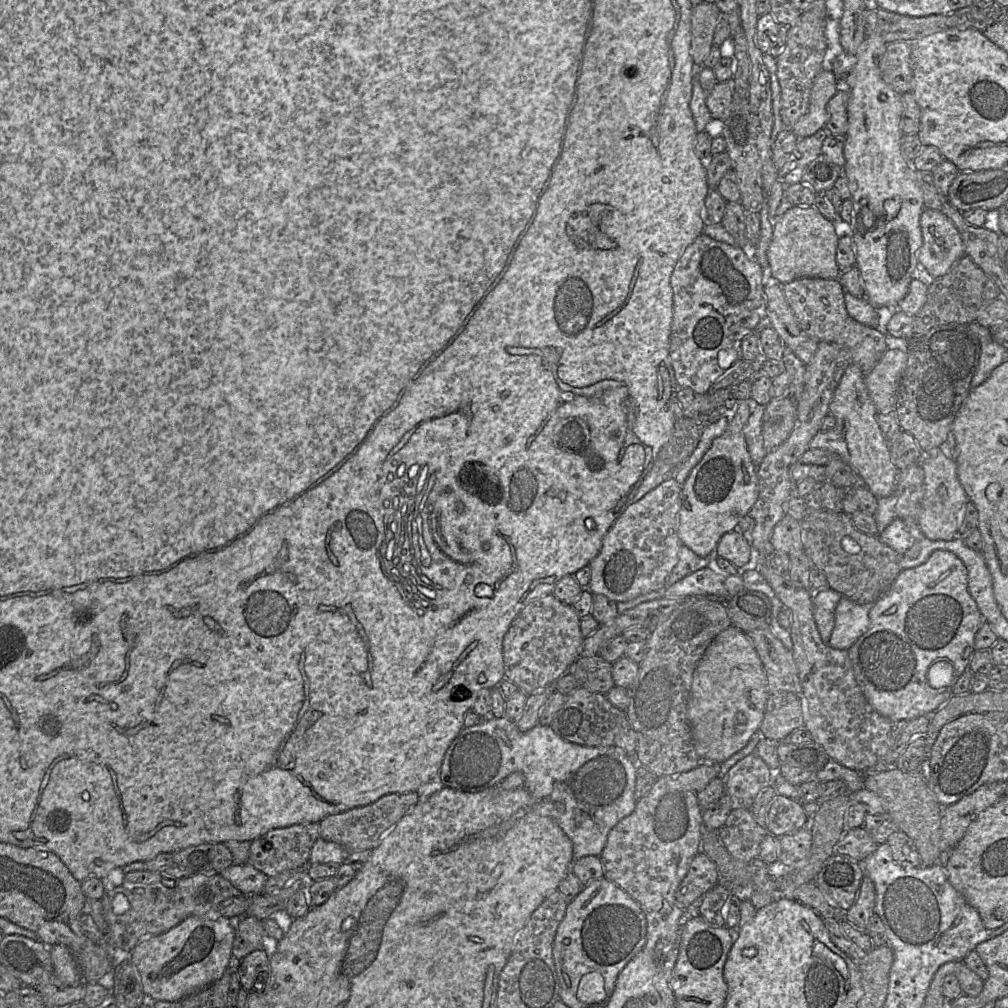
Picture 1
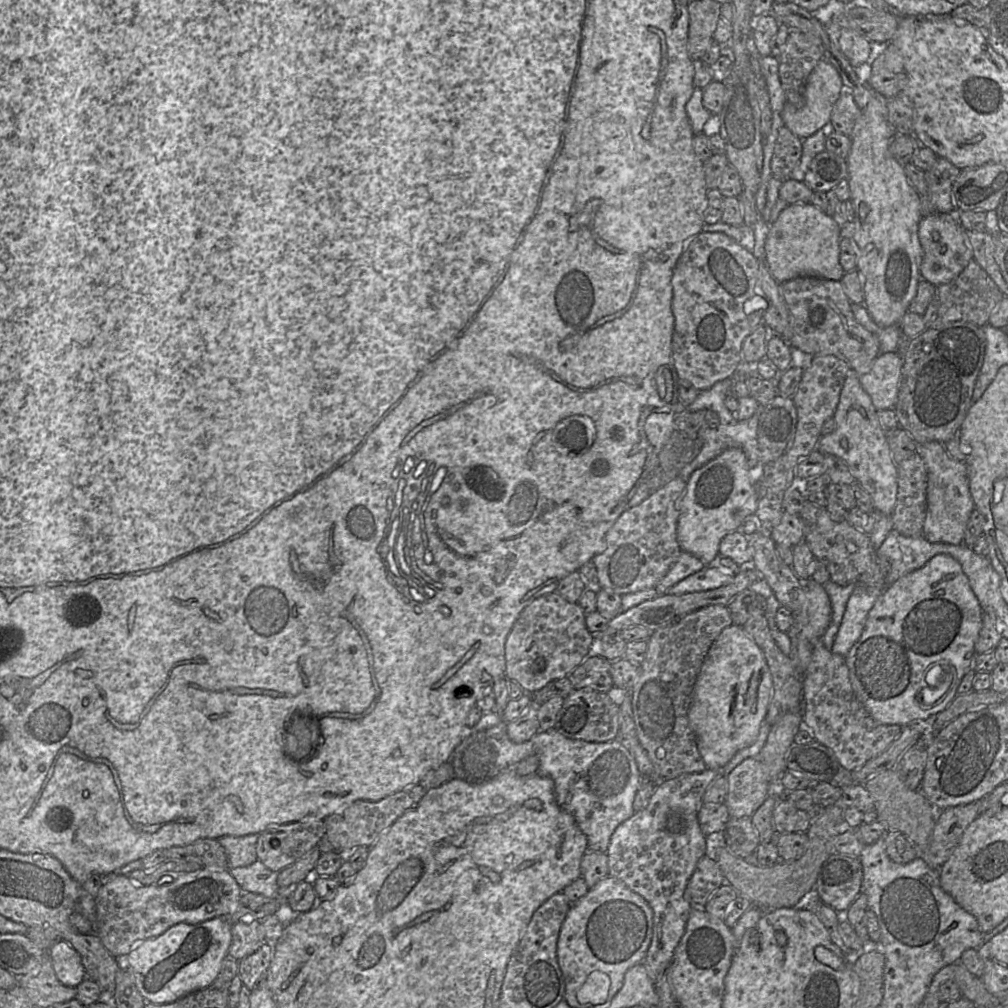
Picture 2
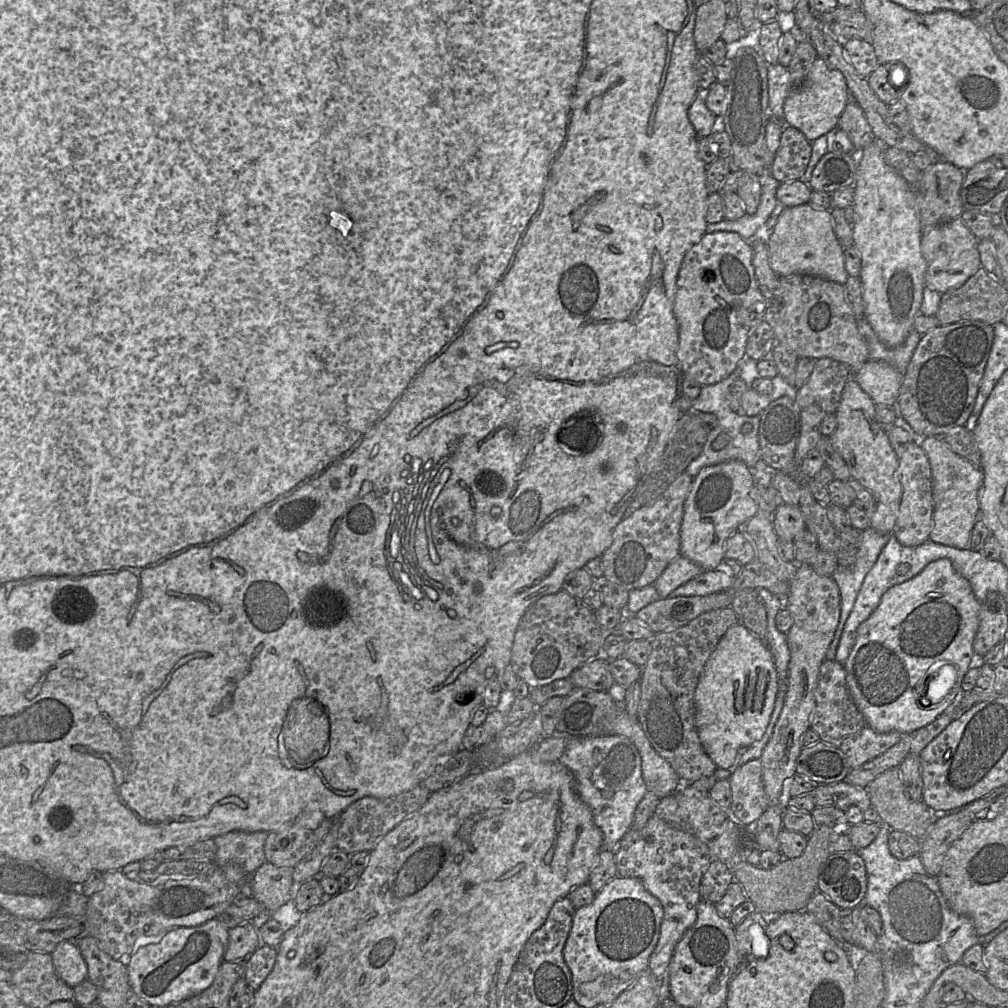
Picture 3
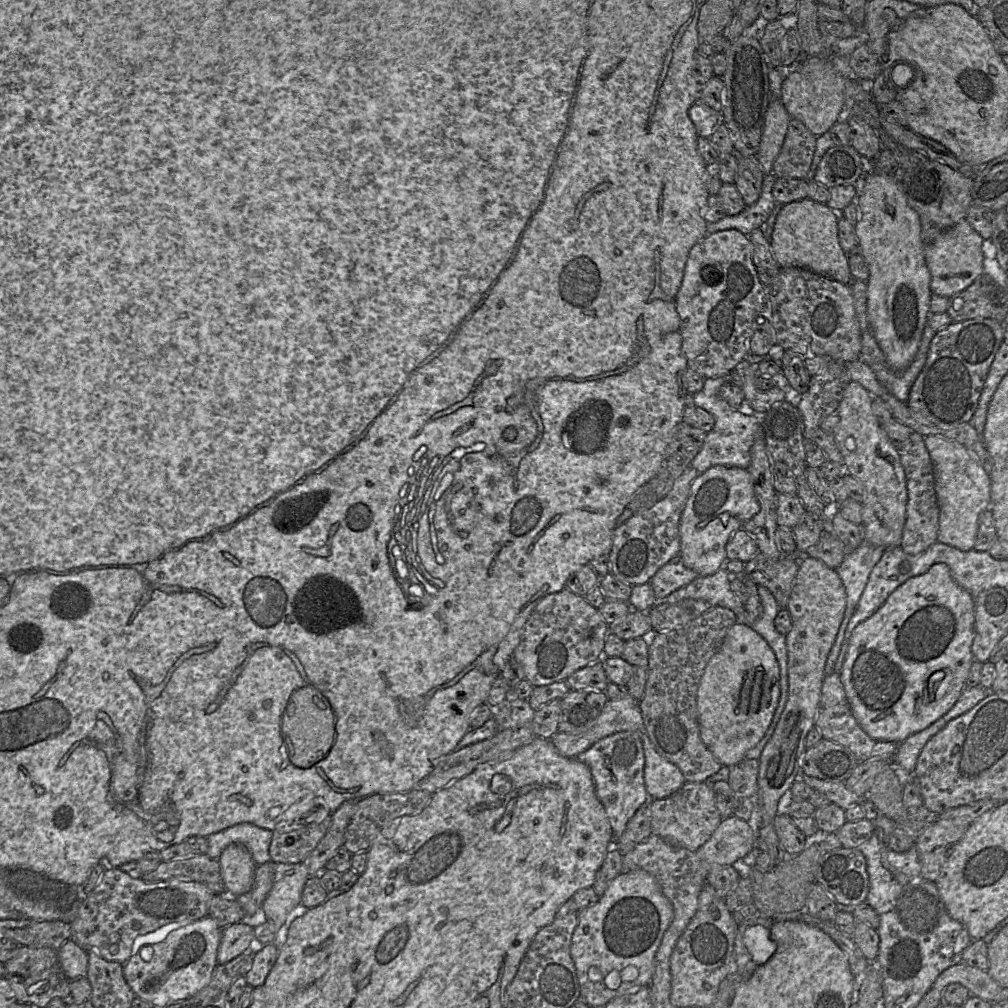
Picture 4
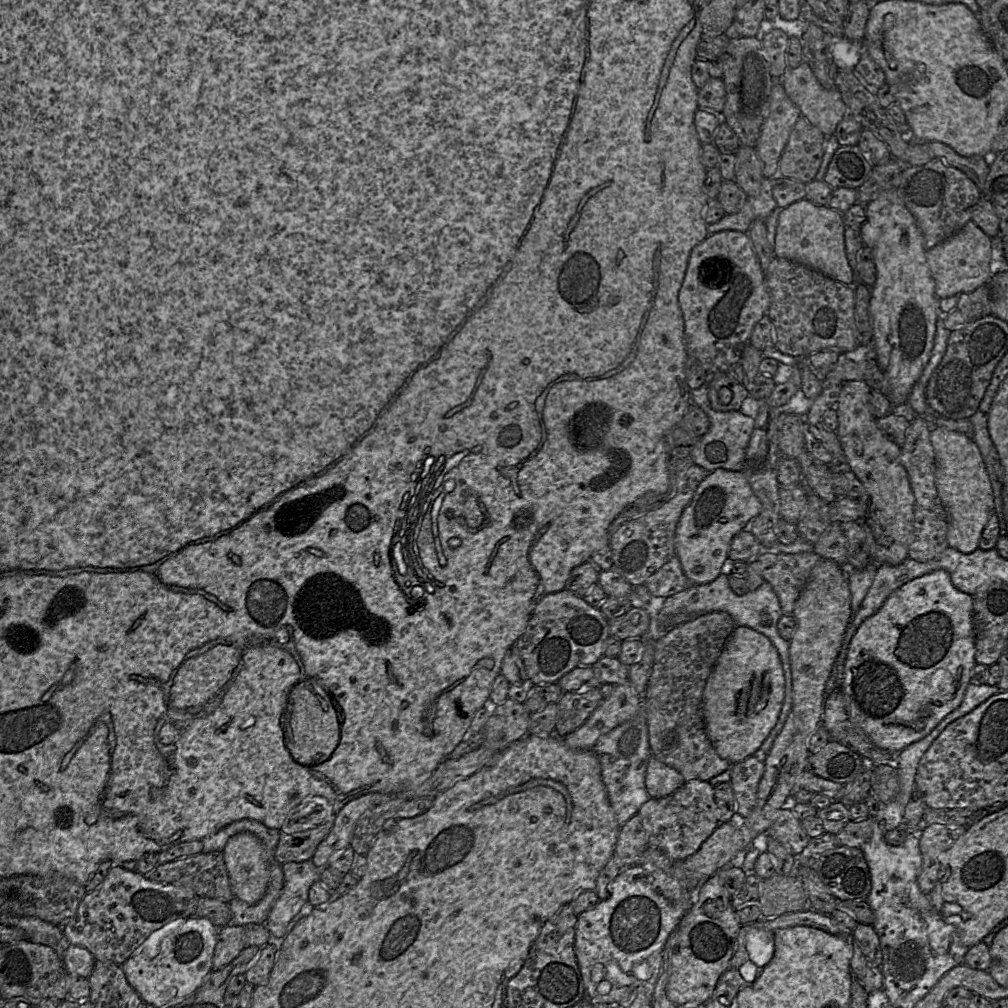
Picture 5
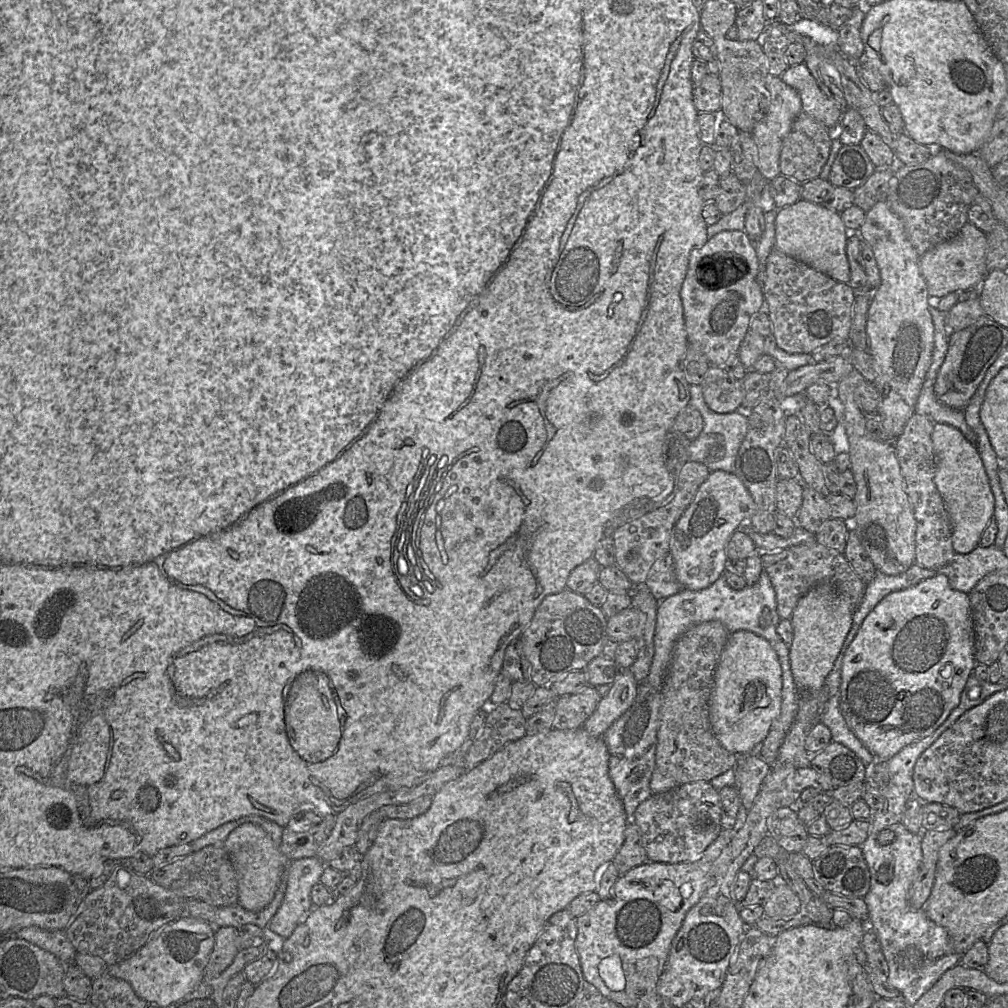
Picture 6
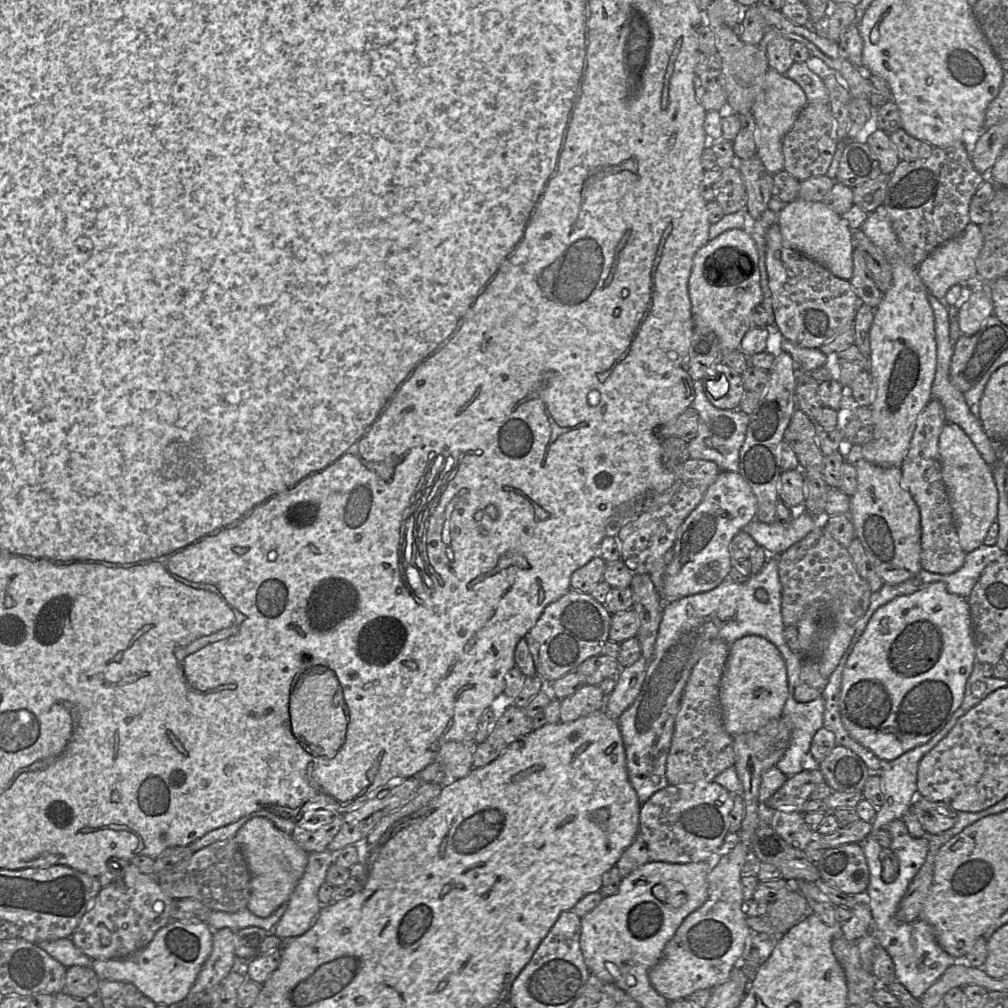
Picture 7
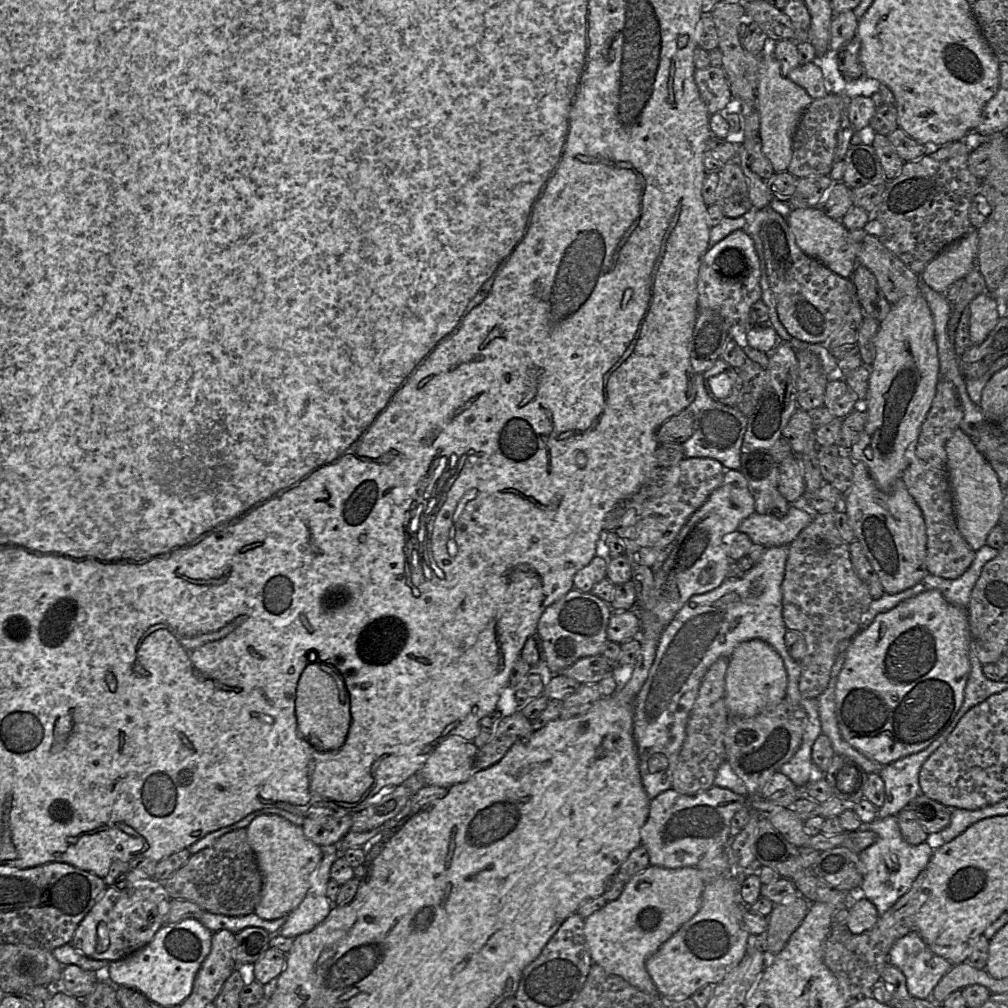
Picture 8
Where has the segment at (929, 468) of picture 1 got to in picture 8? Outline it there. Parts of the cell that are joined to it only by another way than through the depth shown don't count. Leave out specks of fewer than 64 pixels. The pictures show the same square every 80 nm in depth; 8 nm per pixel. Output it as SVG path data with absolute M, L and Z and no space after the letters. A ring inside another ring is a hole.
M960 428L956 429L947 440L945 450L957 526L969 546L978 551L986 545L990 531L999 524L1004 489L989 462Z

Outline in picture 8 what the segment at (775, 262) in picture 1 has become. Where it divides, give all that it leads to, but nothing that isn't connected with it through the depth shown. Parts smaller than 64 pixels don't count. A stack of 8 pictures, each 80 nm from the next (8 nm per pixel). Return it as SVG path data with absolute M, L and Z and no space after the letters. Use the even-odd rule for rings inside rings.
M819 208L793 209L786 218L799 248L843 278L851 278L858 264L845 226L824 214Z

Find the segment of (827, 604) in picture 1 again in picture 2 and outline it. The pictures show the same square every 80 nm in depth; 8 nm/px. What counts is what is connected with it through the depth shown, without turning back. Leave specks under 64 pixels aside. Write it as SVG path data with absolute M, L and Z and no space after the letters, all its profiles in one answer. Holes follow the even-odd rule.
M830 579L823 584L823 587L830 598L832 606L832 619L825 634L822 637L822 642L828 650L832 650L835 636L846 610L847 602L855 590L856 585L857 584L840 586Z

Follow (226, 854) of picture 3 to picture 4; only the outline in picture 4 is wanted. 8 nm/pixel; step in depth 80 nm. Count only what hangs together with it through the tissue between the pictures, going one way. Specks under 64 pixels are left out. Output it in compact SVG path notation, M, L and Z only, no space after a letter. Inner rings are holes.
M238 823L210 835L202 836L208 839L206 855L212 859L219 859L228 845L238 843L250 852L256 865L271 861L269 854L269 846L273 836L271 830L251 823Z

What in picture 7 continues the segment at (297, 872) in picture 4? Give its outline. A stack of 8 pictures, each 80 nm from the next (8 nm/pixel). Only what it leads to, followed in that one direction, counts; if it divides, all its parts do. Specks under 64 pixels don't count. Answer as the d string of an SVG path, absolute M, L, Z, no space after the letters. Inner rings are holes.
M328 850L308 853L304 874L297 883L283 916L269 933L285 941L304 934L312 927L322 909L318 890L325 882L334 855Z

